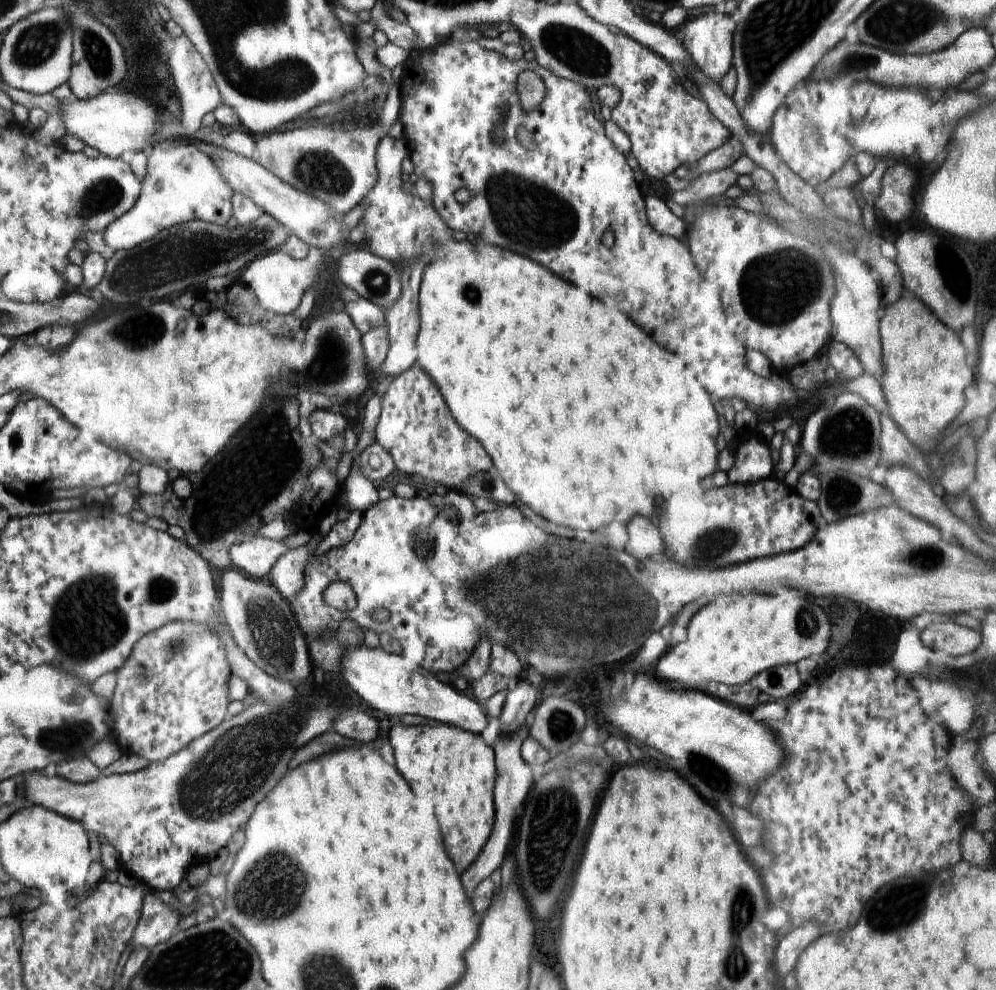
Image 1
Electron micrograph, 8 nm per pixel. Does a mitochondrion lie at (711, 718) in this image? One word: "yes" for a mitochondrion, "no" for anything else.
no

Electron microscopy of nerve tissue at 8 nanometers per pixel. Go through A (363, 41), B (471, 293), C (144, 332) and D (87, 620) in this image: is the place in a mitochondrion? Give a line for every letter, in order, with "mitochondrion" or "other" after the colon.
A: other
B: mitochondrion
C: mitochondrion
D: mitochondrion

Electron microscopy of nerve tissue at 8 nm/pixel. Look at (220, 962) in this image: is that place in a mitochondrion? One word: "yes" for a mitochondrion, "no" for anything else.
yes

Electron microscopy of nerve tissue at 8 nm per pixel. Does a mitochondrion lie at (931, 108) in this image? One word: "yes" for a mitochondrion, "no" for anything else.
no

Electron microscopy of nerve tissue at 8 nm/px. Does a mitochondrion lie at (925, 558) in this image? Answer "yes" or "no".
yes

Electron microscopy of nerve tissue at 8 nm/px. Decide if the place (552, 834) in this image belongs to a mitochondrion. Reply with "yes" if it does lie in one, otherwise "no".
yes

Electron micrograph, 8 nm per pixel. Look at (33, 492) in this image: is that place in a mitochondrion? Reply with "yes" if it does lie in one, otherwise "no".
no

